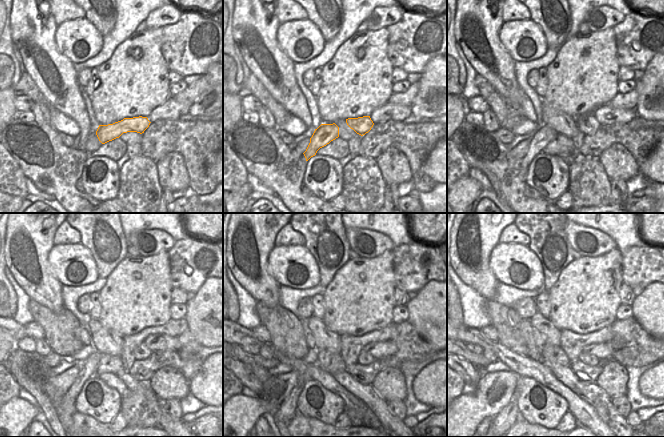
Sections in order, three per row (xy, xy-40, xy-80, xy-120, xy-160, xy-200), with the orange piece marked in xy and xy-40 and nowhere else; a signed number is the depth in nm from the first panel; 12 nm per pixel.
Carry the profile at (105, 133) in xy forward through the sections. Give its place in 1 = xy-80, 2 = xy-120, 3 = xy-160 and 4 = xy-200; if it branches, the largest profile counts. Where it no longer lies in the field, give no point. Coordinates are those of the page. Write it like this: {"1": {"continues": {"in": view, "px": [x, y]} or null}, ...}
{"1": {"continues": {"in": "xy-80", "px": [544, 134]}}, "2": {"continues": {"in": "xy-120", "px": [89, 366]}}, "3": {"continues": {"in": "xy-160", "px": [287, 411]}}, "4": {"continues": {"in": "xy-200", "px": [507, 416]}}}

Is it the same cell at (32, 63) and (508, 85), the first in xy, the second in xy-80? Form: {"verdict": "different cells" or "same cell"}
{"verdict": "same cell"}

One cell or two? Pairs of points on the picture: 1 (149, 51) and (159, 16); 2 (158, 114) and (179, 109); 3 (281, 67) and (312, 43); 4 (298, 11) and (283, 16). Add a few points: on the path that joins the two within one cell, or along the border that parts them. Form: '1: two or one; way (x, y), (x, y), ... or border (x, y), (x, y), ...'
1: two; border (162, 27), (147, 29)
2: one; way (163, 112), (174, 109)
3: two; border (277, 40), (280, 48), (295, 62)
4: one; way (294, 11), (286, 12)

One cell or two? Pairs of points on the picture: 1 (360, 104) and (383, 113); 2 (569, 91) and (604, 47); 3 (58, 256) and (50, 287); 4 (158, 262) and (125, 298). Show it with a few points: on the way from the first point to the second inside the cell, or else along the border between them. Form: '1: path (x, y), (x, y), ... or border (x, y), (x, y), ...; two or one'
1: border (387, 101), (376, 107), (368, 115); two
2: path (579, 80), (579, 76), (593, 58); one
3: border (49, 250), (50, 268), (63, 285); two
4: path (151, 270), (134, 289); one

